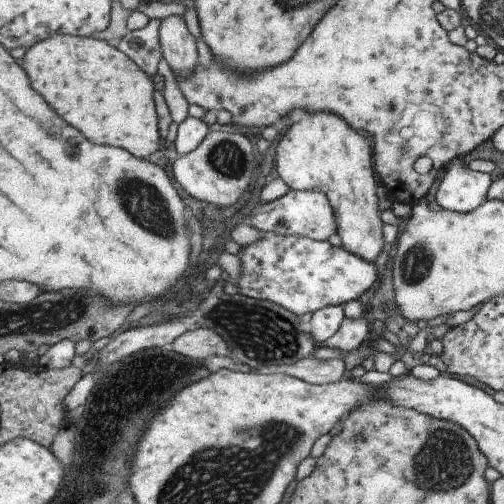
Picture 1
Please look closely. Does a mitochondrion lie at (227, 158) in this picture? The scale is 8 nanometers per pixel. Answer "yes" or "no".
yes

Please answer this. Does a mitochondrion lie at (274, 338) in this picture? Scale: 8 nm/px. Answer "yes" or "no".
yes

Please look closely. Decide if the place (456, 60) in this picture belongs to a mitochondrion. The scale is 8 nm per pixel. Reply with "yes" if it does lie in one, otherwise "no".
no

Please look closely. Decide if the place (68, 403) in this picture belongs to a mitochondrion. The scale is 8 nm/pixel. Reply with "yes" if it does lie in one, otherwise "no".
no

